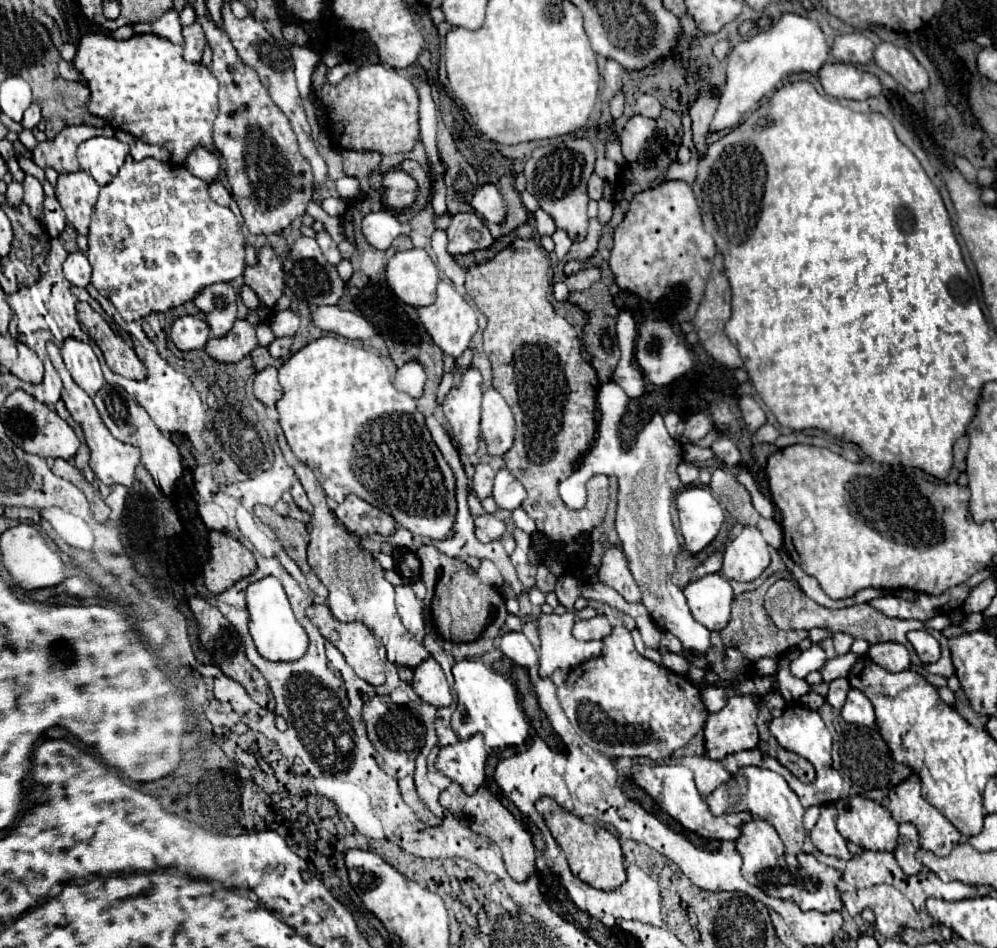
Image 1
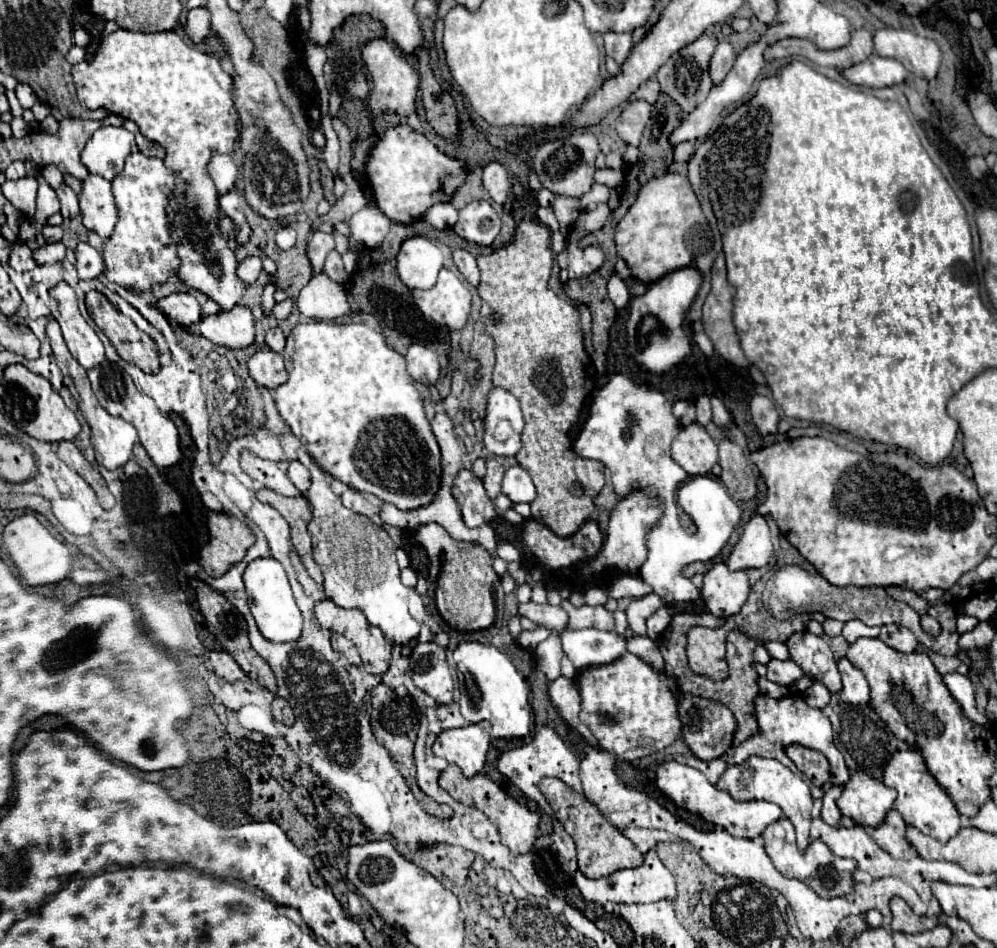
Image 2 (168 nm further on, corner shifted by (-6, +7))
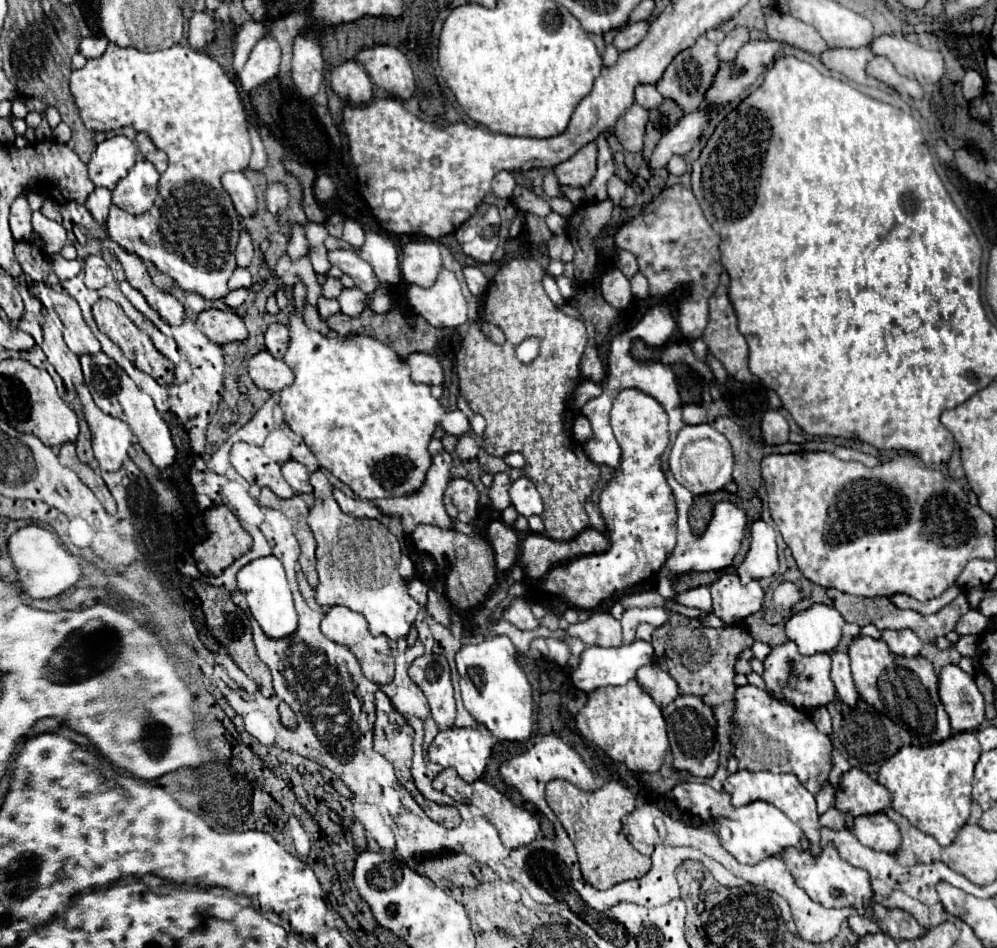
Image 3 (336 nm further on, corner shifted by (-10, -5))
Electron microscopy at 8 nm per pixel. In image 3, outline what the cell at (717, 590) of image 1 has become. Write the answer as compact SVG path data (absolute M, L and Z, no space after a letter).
M724 573L718 581L710 585L710 591L714 601L712 613L724 623L742 621L760 611L764 603L764 591L760 583L750 581L748 585L742 585L736 573Z

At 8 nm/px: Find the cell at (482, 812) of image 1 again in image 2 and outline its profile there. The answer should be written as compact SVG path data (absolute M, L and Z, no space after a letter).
M450 765L442 775L440 775L440 787L446 789L450 793L452 799L464 803L464 805L474 805L476 809L480 809L490 821L494 821L498 825L502 843L516 855L528 853L532 851L536 839L538 839L538 815L530 813L526 807L522 807L516 799L512 799L510 795L506 795L496 783L492 783L490 777L486 775L476 775L472 779L466 779L462 769L458 765Z

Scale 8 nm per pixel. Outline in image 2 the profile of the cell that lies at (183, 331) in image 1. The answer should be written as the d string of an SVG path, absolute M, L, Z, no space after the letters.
M172 293L158 303L158 309L182 327L192 327L202 321L202 307L188 293Z

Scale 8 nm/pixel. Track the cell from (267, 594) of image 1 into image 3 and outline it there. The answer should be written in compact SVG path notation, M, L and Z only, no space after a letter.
M274 555L260 557L250 561L238 571L238 589L244 593L248 607L254 615L254 619L260 623L262 631L272 639L282 639L286 635L292 635L298 627L298 615L294 611L294 601L290 593L290 585L286 581L286 573L282 567L282 561Z

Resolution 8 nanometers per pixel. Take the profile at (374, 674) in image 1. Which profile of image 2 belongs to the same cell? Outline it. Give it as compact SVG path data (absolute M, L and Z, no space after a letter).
M330 599L318 601L314 607L318 623L334 633L350 639L366 667L372 675L384 675L390 665L390 647L384 633L378 627L372 627L358 609L336 607Z

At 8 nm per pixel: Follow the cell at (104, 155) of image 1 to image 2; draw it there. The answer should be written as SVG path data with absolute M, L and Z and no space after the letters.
M100 127L82 149L82 163L90 173L112 181L124 167L134 135L124 127Z

